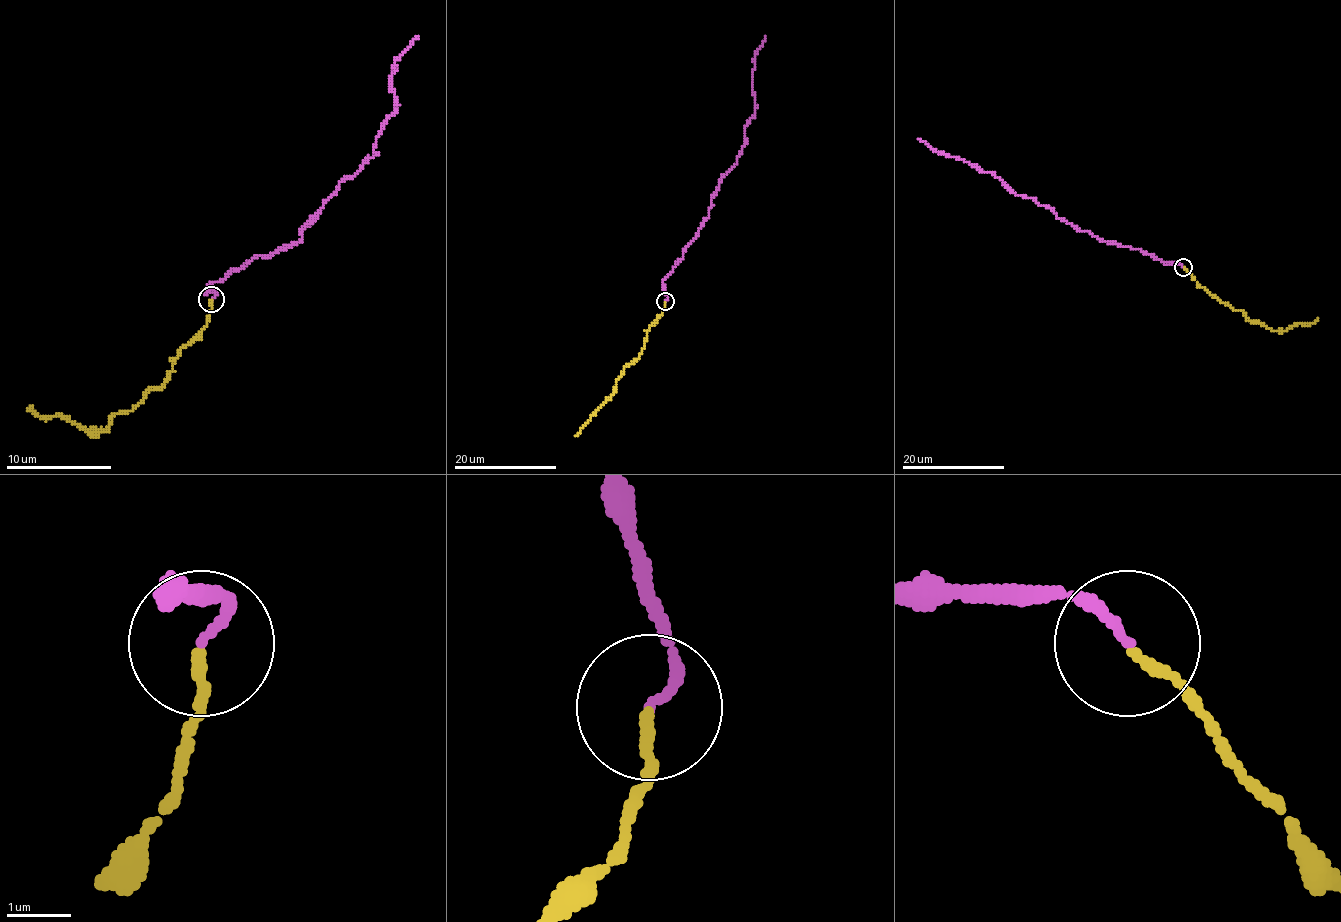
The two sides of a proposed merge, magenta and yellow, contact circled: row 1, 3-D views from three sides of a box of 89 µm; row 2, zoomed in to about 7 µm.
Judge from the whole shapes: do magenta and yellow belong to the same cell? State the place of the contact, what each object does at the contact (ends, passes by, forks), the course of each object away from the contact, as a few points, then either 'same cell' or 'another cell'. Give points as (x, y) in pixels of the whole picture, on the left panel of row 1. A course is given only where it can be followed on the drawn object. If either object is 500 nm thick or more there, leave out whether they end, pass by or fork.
place (211, 299); magenta ends; yellow ends; course magenta (212, 300), (207, 289), (252, 258), (296, 244), (325, 200), (376, 155), (394, 107), (394, 62), (418, 36); course yellow (212, 300), (207, 326), (164, 384), (106, 429), (43, 419), (30, 405); same cell

